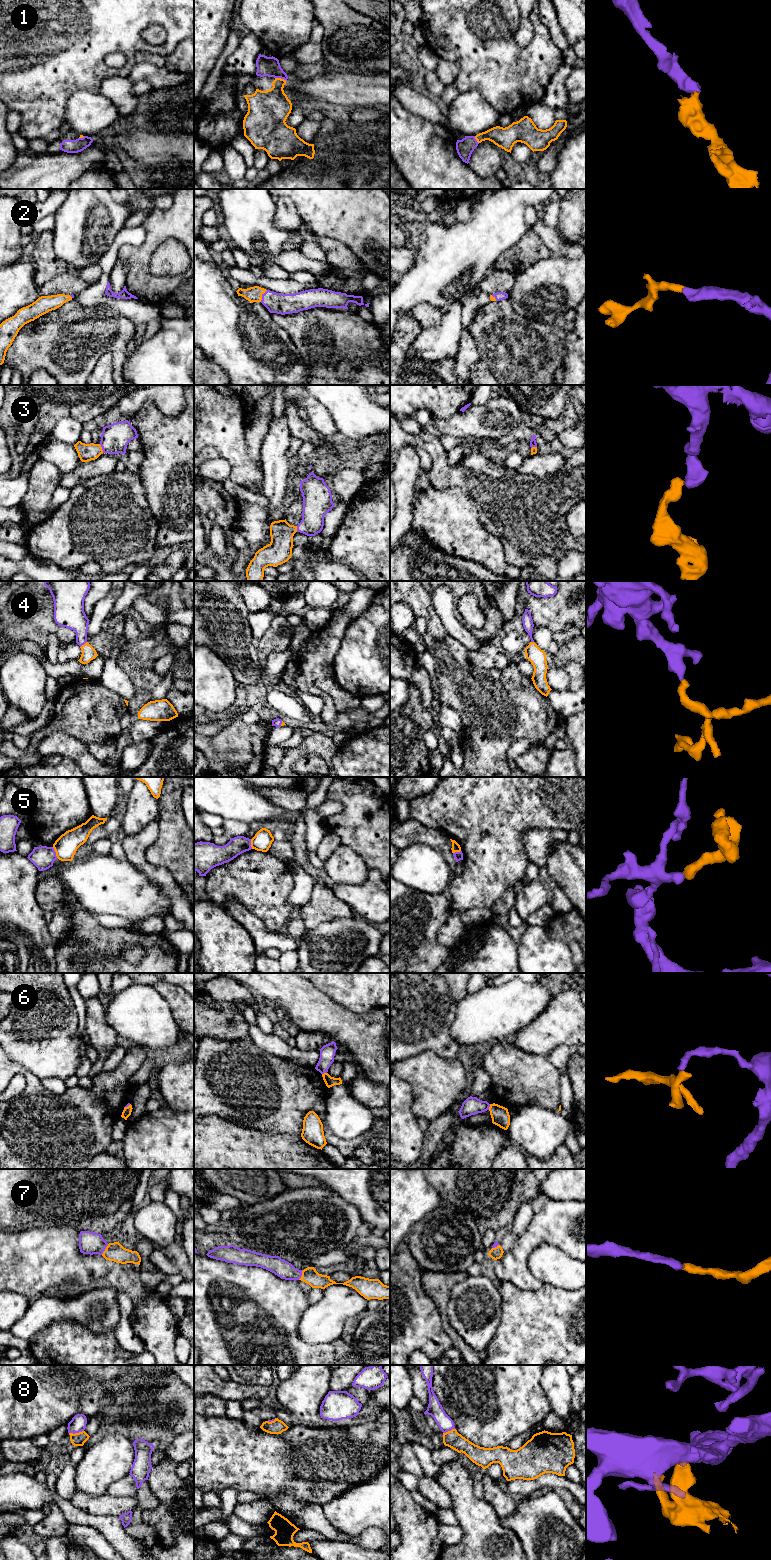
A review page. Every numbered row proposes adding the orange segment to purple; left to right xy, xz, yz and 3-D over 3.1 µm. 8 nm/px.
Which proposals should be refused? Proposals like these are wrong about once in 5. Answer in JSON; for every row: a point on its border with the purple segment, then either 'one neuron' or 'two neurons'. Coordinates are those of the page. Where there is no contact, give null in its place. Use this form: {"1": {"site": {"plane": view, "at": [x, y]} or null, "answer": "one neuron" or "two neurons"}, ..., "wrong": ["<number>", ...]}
{"1": {"site": {"plane": "xz", "at": [281, 78]}, "answer": "one neuron"}, "2": {"site": {"plane": "xz", "at": [262, 296]}, "answer": "one neuron"}, "3": {"site": {"plane": "xy", "at": [102, 448]}, "answer": "one neuron"}, "4": {"site": {"plane": "xy", "at": [83, 644]}, "answer": "one neuron"}, "5": {"site": {"plane": "xy", "at": [55, 852]}, "answer": "two neurons"}, "6": {"site": {"plane": "yz", "at": [489, 1106]}, "answer": "two neurons"}, "7": {"site": {"plane": "xy", "at": [105, 1248]}, "answer": "one neuron"}, "8": {"site": {"plane": "xy", "at": [76, 1432]}, "answer": "two neurons"}, "wrong": ["5", "6", "8"]}

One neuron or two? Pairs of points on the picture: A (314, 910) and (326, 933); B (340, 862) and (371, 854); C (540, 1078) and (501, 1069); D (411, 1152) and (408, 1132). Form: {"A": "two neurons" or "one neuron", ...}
{"A": "two neurons", "B": "two neurons", "C": "one neuron", "D": "one neuron"}

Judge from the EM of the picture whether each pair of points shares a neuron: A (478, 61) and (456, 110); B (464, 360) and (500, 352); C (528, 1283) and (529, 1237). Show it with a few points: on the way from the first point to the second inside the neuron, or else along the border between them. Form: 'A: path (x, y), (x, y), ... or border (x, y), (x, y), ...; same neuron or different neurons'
A: border (460, 92), (477, 91), (486, 101); different neurons
B: border (472, 335), (478, 359), (471, 366), (469, 374); different neurons
C: path (521, 1272), (521, 1248); same neuron

